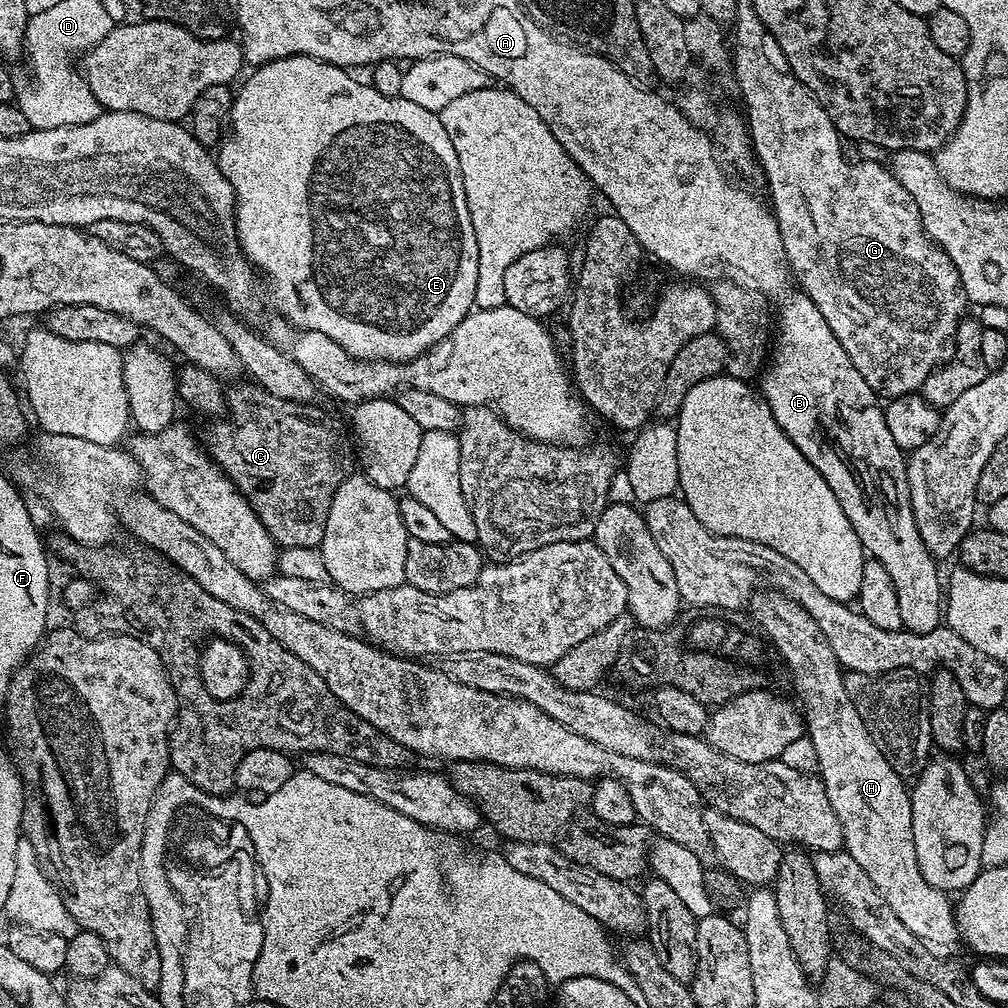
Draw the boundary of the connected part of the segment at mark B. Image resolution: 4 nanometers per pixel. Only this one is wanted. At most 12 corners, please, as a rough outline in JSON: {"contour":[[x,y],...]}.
{"contour":[[809,296],[762,372],[915,632],[932,567],[906,453]]}

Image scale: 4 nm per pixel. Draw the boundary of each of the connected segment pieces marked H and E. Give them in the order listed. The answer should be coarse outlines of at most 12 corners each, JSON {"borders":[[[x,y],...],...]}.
{"borders":[[[748,603],[784,660],[848,852],[925,944],[960,940],[922,878],[912,799],[847,693],[822,624]],[[259,65],[218,163],[293,329],[412,360],[473,311],[439,115]]]}

